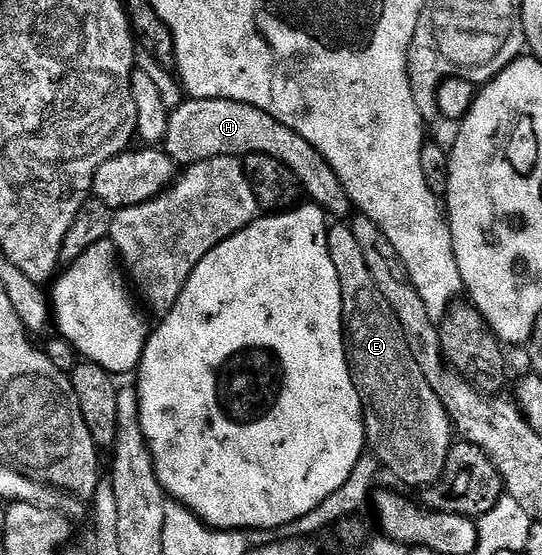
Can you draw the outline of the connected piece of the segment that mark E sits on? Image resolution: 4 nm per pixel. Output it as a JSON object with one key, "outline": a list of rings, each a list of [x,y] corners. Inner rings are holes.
{"outline":[[[345,223],[330,224],[325,242],[331,251],[331,263],[335,263],[335,271],[339,275],[339,287],[343,295],[345,358],[349,364],[351,379],[355,383],[355,391],[361,400],[368,448],[378,462],[385,469],[389,468],[403,484],[418,487],[431,485],[439,479],[449,449],[455,443],[453,422],[449,420],[443,403],[439,403],[439,395],[435,395],[427,379],[423,379],[423,371],[419,371],[411,355],[399,319],[395,319],[395,311],[391,311],[387,299],[379,295],[379,287],[375,287],[375,279],[371,279],[371,271],[367,271],[363,250],[359,248],[352,228]]]}

